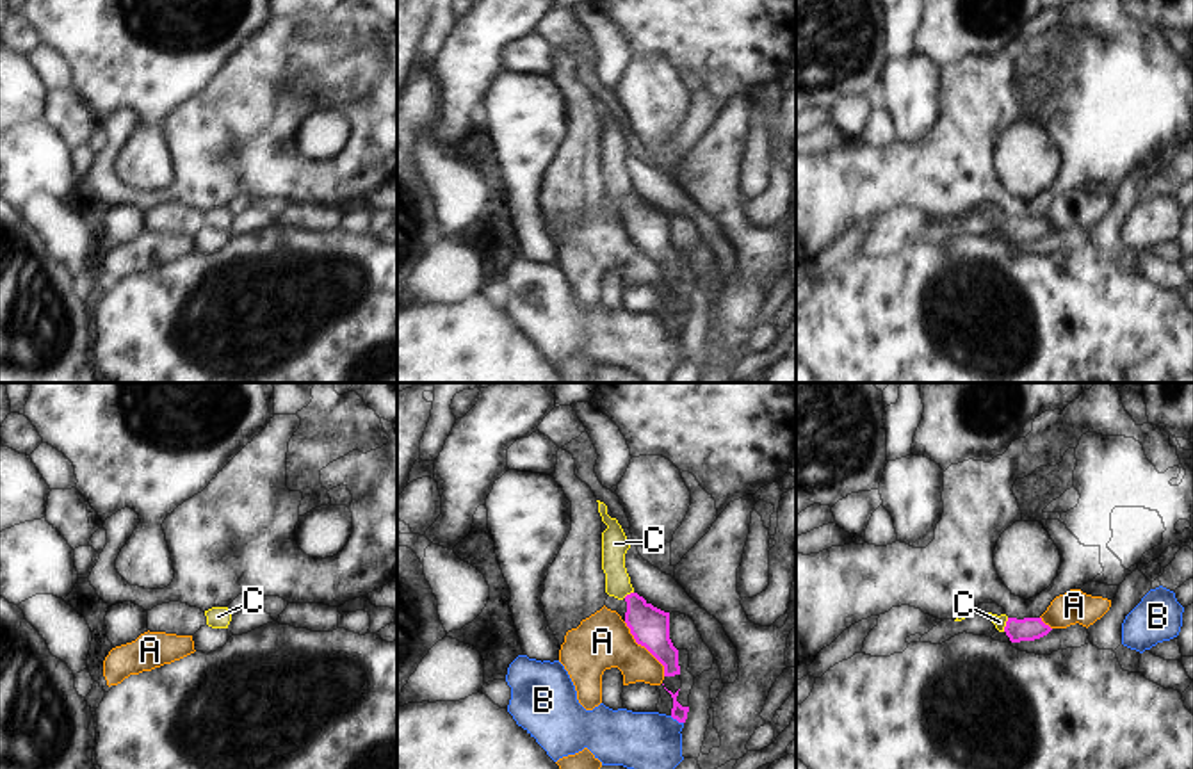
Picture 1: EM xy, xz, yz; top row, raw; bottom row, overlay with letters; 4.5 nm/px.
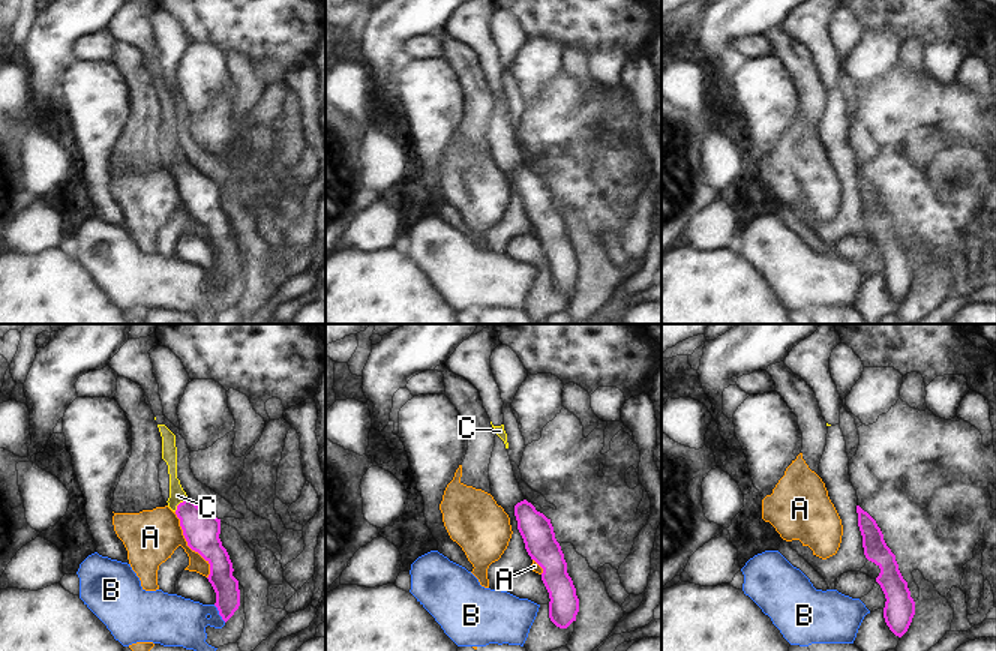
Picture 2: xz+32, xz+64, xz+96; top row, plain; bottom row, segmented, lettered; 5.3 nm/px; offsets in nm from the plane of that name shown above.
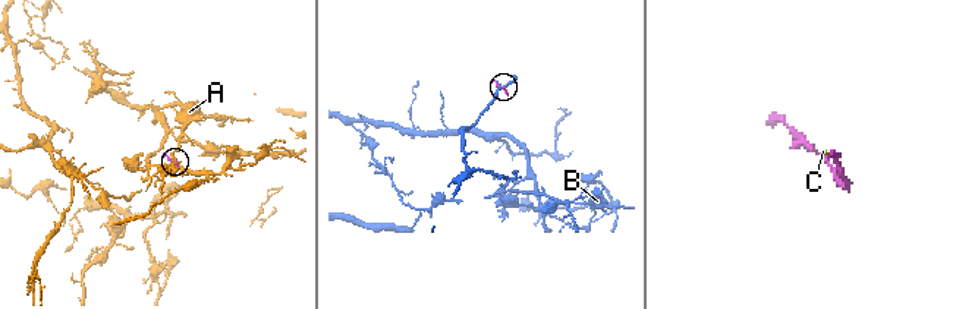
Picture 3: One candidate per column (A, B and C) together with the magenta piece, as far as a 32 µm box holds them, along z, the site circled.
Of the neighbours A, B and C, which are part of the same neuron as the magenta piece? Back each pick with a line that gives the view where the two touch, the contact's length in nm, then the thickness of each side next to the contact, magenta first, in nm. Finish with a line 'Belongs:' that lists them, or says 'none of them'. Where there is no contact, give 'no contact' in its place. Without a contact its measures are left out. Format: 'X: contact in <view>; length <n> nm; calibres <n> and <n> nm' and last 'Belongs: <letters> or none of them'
C: contact in yz; length 70 nm; calibres 110 and 60 nm
Belongs: C

